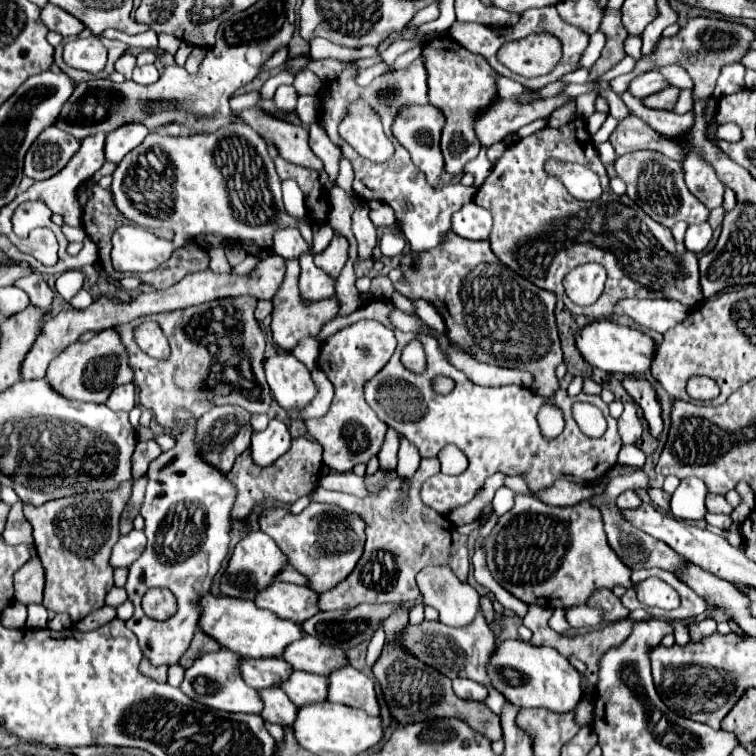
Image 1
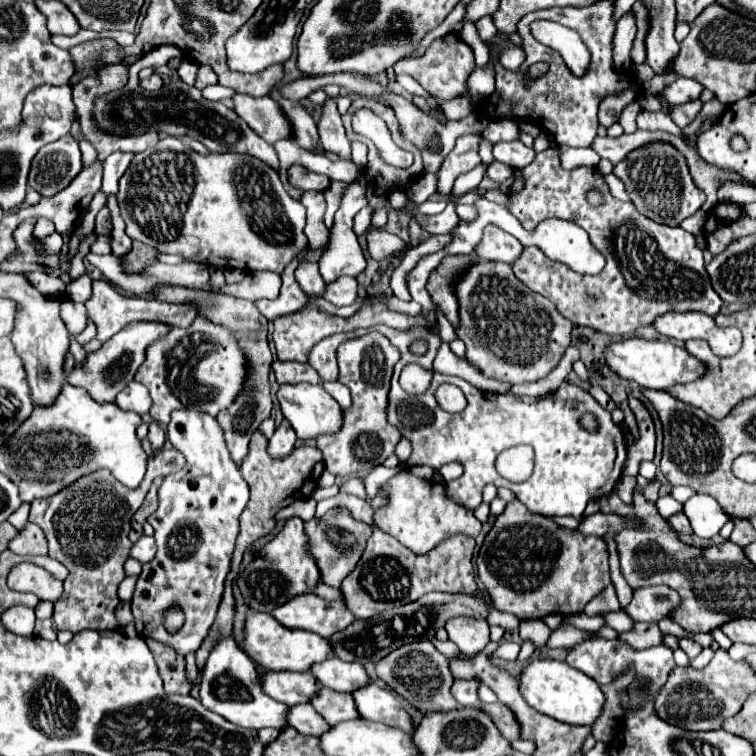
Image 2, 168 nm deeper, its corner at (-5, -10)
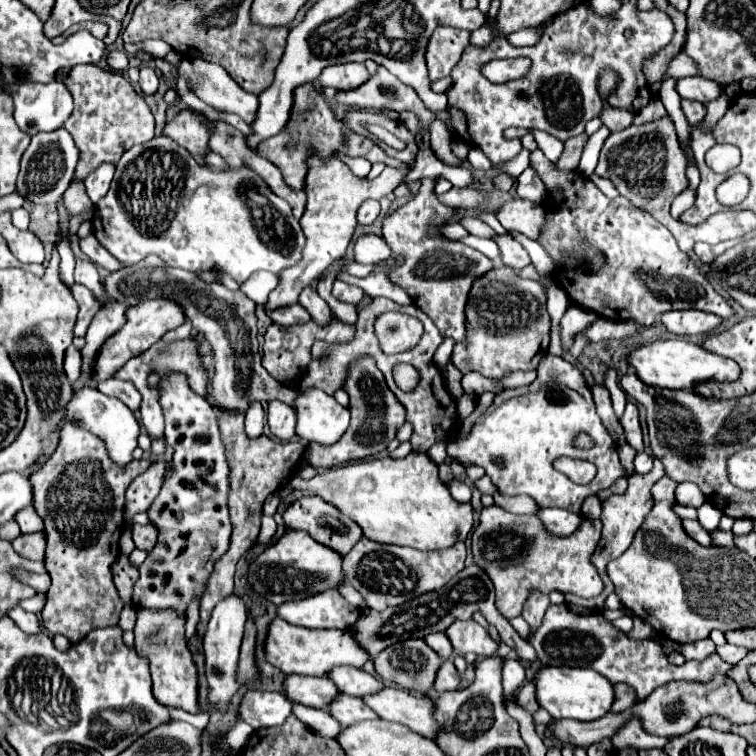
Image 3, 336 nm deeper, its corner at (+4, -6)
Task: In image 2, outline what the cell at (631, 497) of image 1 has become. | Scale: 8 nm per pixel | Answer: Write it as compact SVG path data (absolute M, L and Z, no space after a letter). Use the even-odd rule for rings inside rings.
M623 476L619 482L617 482L617 488L615 488L615 494L625 502L633 502L633 488L637 486L637 480L635 478L629 478L629 476Z

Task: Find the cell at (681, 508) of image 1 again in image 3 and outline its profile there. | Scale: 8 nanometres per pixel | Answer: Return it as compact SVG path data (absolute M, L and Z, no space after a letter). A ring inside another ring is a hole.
M708 500L702 506L698 506L696 510L698 510L698 522L702 524L702 528L708 532L714 532L722 518L720 510L716 510L716 506L712 506L712 502L708 502Z

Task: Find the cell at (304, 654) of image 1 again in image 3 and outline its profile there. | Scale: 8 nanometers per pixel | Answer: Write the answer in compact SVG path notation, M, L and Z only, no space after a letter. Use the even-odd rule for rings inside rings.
M336 666L330 670L328 676L336 684L338 692L344 692L350 696L364 696L382 688L380 680L376 680L372 674L354 666Z

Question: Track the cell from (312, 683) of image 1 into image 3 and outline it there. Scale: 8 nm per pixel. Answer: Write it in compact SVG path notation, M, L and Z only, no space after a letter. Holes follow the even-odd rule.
M338 694L330 704L328 704L328 714L332 714L340 726L350 726L352 722L360 722L360 720L368 720L368 718L376 718L376 714L372 714L372 710L362 702L362 698L358 696L348 696L348 694Z

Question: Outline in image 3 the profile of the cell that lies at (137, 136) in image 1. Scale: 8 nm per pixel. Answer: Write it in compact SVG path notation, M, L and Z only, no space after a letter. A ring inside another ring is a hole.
M102 162L94 172L90 172L90 174L84 178L86 194L88 194L88 198L90 198L94 204L98 204L98 200L102 200L102 198L106 196L112 176L114 176L114 164Z

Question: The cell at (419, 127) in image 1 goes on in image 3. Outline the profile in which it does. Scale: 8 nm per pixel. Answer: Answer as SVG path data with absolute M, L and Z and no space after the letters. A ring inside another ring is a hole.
M346 62L346 64L336 64L318 76L318 82L322 86L332 86L336 90L354 90L356 86L362 86L370 78L368 70L364 64L358 62Z

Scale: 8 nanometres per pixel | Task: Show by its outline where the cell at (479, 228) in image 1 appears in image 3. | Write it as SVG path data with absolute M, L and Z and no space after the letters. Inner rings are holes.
M498 234L498 236L494 236L492 240L494 240L494 242L498 244L498 248L500 248L502 264L512 266L512 268L516 268L516 270L520 270L520 268L524 268L524 266L530 264L530 258L528 258L526 250L524 250L516 240L512 240L508 234Z

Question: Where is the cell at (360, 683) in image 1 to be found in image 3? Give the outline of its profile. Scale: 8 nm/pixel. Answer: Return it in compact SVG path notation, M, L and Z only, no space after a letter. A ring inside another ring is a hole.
M388 688L368 694L362 698L368 702L368 706L384 720L398 722L408 726L412 732L434 738L436 734L436 722L432 718L432 700L426 696L414 696L408 690Z

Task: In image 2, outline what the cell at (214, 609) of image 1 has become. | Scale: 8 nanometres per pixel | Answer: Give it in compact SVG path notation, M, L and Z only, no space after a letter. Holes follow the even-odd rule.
M251 612L247 616L245 640L241 642L241 646L255 662L259 662L261 666L273 672L281 672L281 670L309 672L313 664L323 662L333 652L327 638L313 632L305 632L305 630L289 630L281 626L271 614L261 614L261 612Z

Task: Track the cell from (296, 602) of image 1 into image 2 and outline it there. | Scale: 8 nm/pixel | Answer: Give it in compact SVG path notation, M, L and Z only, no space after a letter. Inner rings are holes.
M301 594L297 598L291 598L289 602L285 602L285 606L279 606L273 610L273 616L287 628L299 628L299 630L309 630L315 632L319 636L333 636L337 630L345 630L345 626L349 626L355 618L353 612L347 610L343 600L325 600L317 594Z

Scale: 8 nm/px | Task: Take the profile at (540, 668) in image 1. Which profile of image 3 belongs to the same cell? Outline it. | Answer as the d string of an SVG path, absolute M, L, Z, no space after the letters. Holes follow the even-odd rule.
M546 666L540 668L534 676L536 686L536 700L538 704L548 710L552 718L572 718L572 720L596 720L602 718L612 706L612 684L594 670L588 668L554 668Z

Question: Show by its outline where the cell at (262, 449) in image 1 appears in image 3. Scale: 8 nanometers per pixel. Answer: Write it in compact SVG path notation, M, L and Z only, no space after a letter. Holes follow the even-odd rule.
M270 402L268 404L268 428L270 432L280 440L290 440L294 436L296 426L296 412L292 406L282 402Z

